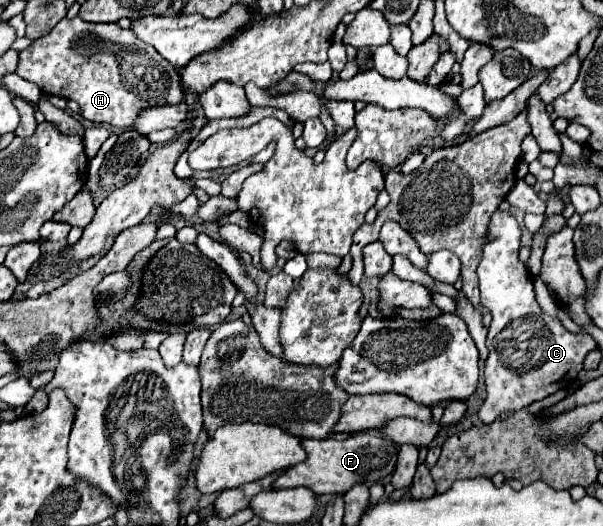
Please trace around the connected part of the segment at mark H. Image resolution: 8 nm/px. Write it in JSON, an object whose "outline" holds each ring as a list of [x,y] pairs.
{"outline":[[[79,17],[71,21],[61,19],[45,37],[23,49],[17,75],[35,83],[47,95],[59,95],[77,101],[81,117],[99,125],[129,127],[131,121],[139,117],[139,109],[151,109],[155,105],[177,105],[179,101],[185,101],[185,89],[177,69],[159,57],[151,45],[139,41],[131,29],[121,29],[117,23],[87,23]]]}

